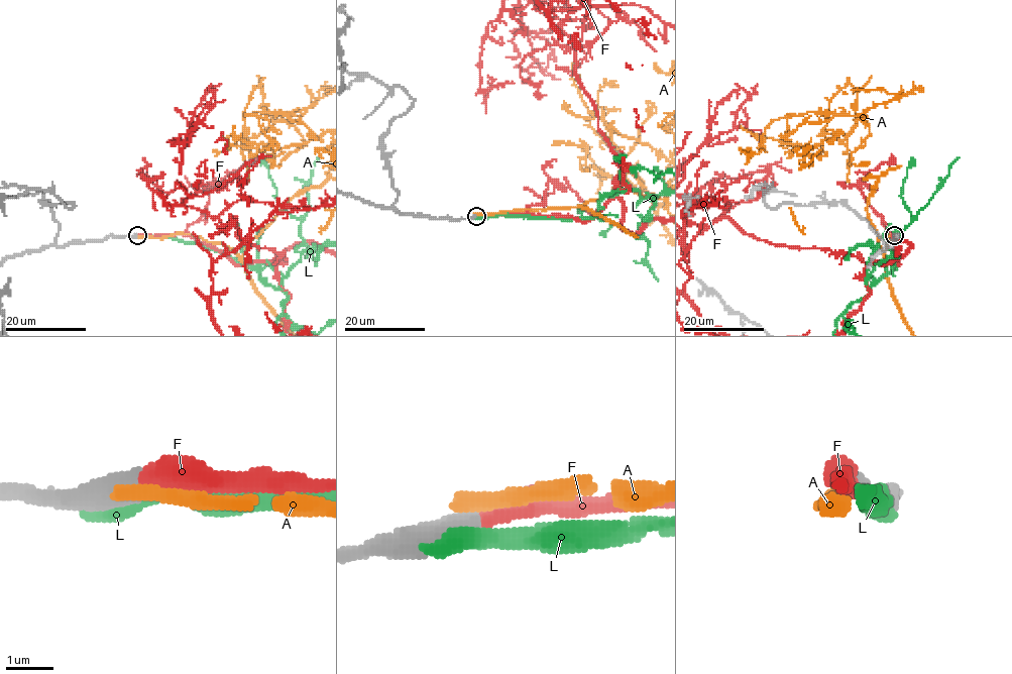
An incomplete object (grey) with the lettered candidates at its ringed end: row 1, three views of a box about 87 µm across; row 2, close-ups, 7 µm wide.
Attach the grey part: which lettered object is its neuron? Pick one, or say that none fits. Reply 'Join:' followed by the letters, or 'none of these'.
Join: F

